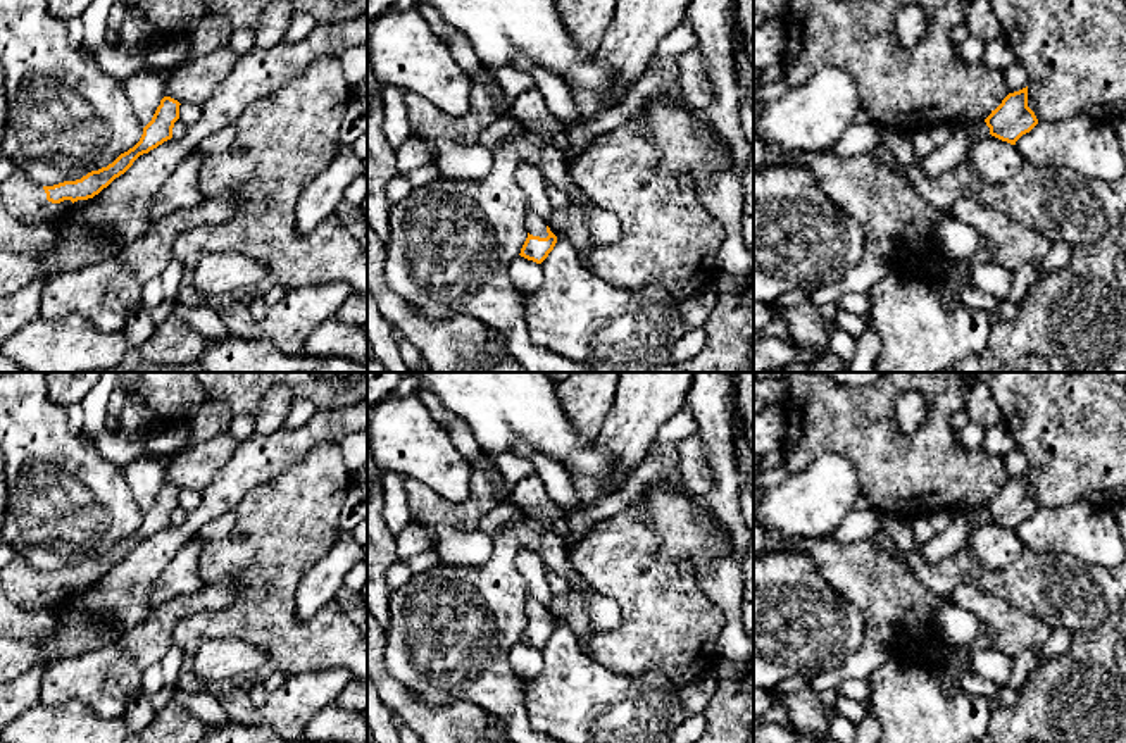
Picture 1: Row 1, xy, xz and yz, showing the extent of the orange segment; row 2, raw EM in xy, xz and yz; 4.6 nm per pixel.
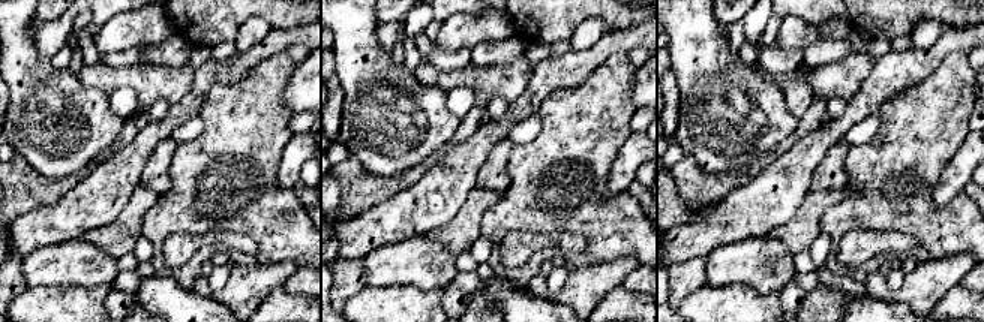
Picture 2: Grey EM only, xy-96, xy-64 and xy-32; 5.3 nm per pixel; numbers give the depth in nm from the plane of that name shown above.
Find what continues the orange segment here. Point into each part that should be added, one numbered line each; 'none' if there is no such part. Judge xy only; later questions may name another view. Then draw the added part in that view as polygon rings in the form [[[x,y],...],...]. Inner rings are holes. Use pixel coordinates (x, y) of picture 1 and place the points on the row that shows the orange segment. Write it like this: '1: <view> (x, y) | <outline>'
1: xy (25, 199) | [[[19,167],[0,184],[0,193],[7,212],[24,222],[48,219],[72,203],[71,200],[48,202],[43,186]]]

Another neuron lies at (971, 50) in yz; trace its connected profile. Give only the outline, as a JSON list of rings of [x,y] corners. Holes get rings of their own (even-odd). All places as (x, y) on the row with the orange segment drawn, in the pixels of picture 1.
[[[969,36],[966,41],[955,45],[955,50],[967,64],[976,64],[983,60],[985,47],[985,41],[976,36]]]

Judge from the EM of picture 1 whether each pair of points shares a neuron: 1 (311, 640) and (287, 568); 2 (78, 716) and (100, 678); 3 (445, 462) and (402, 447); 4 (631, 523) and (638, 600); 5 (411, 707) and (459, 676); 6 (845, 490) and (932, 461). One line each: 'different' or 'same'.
1: same
2: different
3: same
4: same
5: different
6: different

